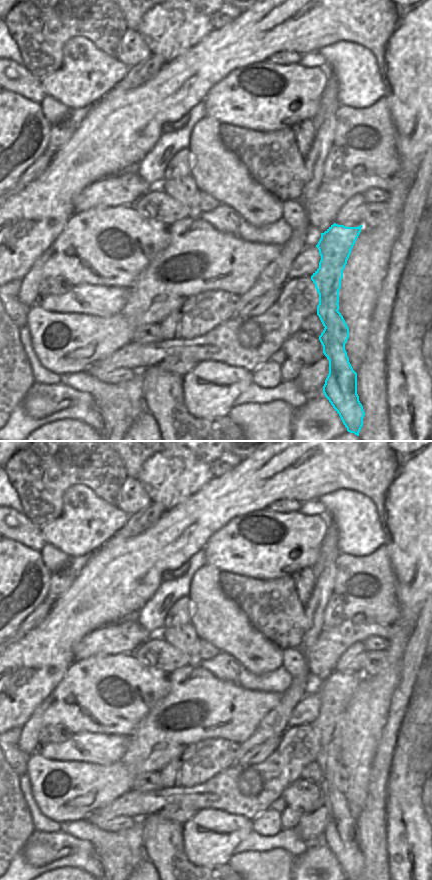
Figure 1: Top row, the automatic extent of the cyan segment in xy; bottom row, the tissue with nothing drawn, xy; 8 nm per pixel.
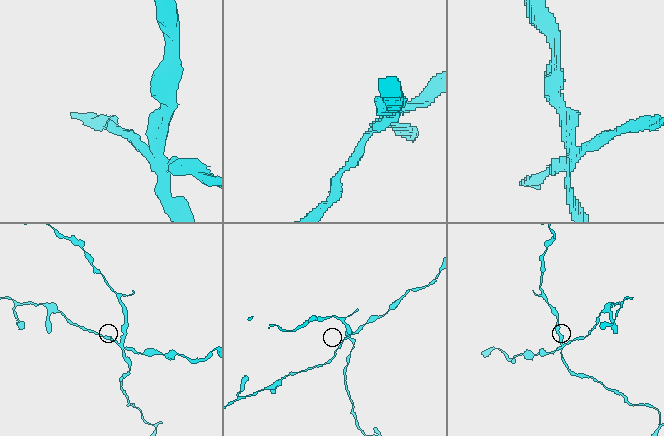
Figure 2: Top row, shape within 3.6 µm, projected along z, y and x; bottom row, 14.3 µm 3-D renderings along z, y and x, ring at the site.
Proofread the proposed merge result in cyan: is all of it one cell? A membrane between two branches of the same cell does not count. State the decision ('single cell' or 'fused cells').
fused cells

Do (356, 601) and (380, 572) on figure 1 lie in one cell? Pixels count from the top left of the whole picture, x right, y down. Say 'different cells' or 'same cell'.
same cell

